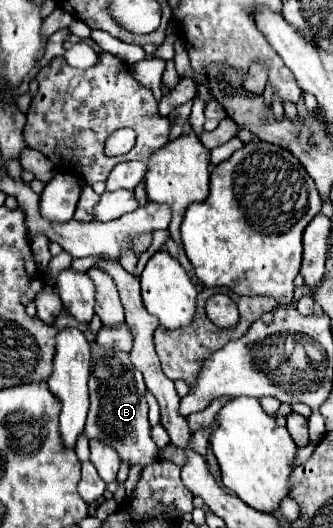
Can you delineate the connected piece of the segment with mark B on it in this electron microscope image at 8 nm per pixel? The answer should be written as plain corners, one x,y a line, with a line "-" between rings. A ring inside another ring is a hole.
95,346
91,350
91,408
85,424
85,436
89,440
101,440
109,444
121,462
129,466
147,468
157,460
157,446
151,438
151,426
147,420
147,398
141,372
131,364
125,352
107,352
107,348

